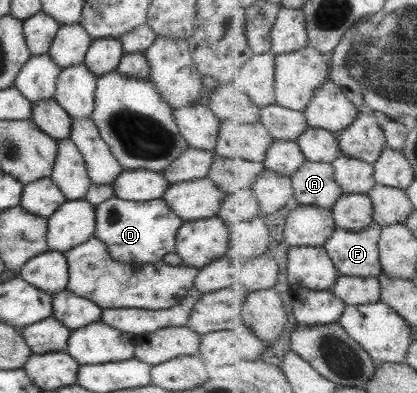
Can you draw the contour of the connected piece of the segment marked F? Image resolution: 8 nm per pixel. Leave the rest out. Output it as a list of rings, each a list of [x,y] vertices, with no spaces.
[[[374,221],[364,230],[337,228],[333,232],[324,248],[341,275],[378,279],[383,274],[379,250],[382,227]]]

